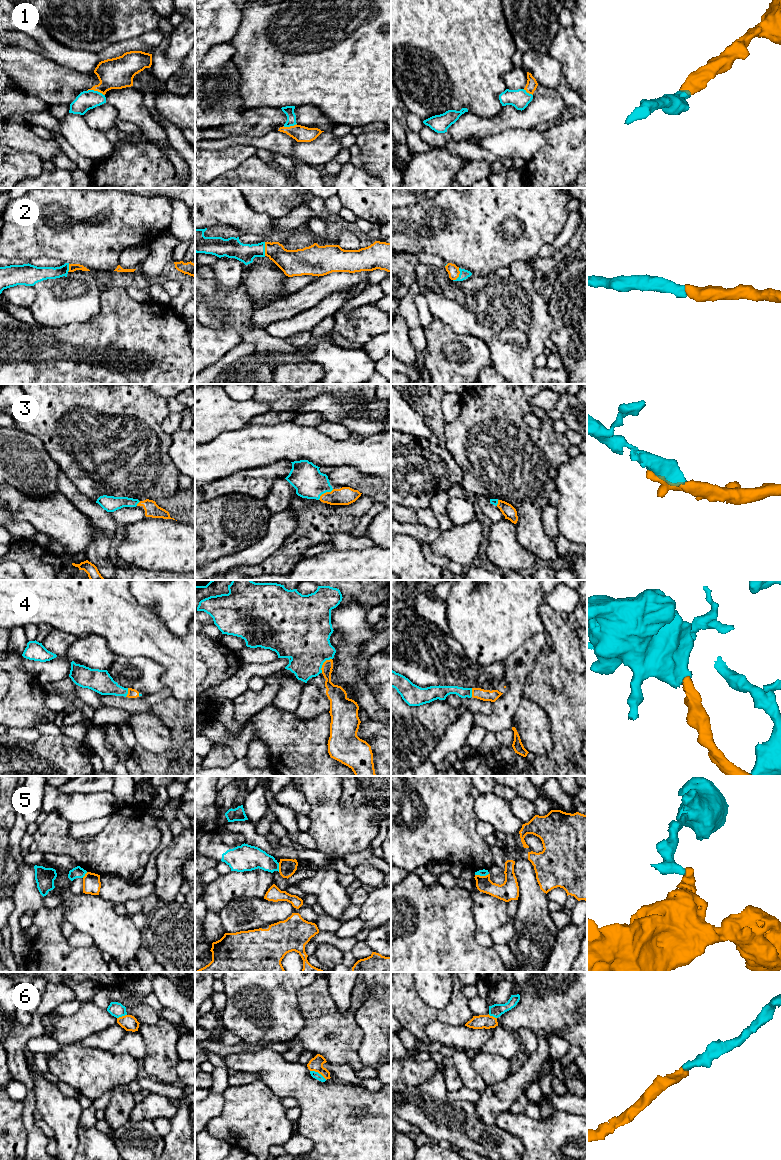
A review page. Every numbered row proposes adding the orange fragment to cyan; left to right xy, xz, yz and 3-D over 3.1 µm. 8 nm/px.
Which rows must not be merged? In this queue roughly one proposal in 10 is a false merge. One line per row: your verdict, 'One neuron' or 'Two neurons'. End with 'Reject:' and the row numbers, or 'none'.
1: One neuron
2: One neuron
3: One neuron
4: One neuron
5: Two neurons
6: One neuron
Reject: 5

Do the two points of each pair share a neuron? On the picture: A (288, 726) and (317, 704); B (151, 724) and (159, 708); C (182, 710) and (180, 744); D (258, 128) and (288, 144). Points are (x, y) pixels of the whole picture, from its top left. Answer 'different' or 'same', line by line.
A: different
B: different
C: same
D: different

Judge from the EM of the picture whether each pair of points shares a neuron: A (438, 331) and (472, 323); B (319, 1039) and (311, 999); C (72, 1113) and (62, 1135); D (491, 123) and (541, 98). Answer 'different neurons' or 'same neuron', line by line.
A: different neurons
B: same neuron
C: same neuron
D: same neuron

